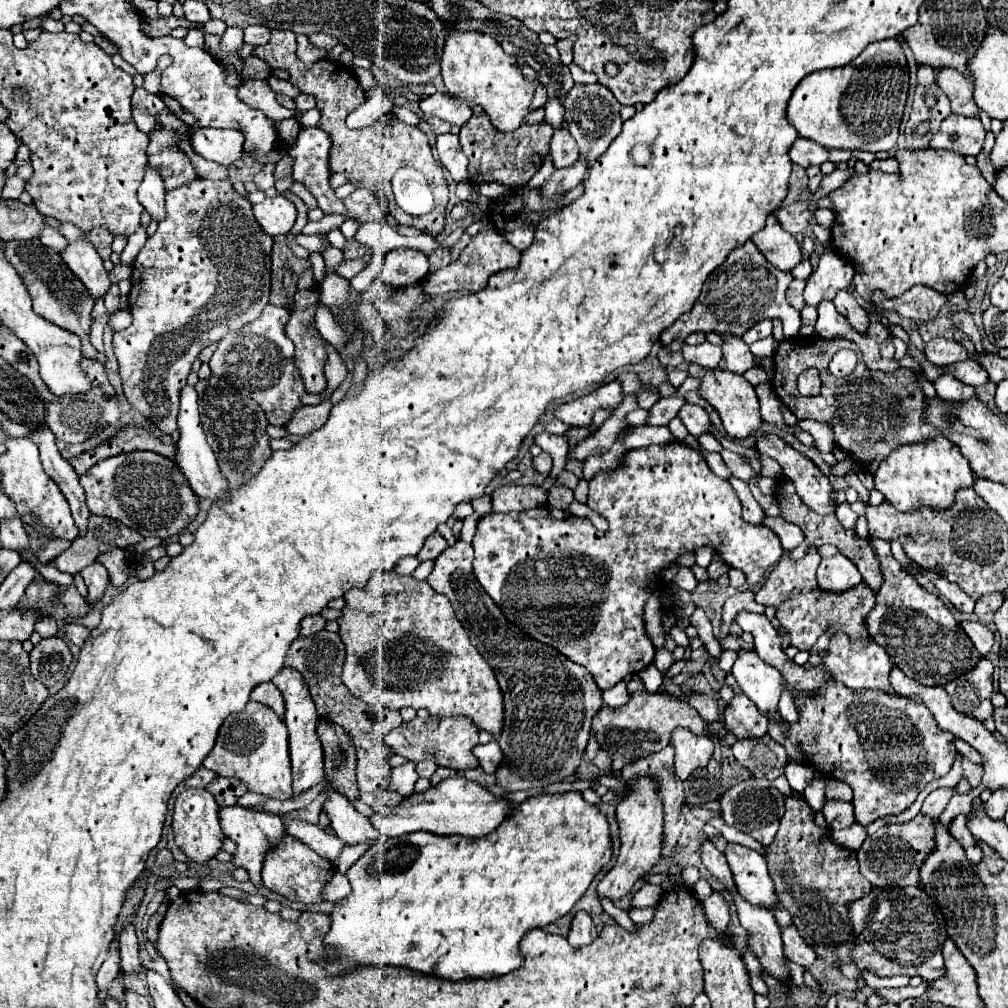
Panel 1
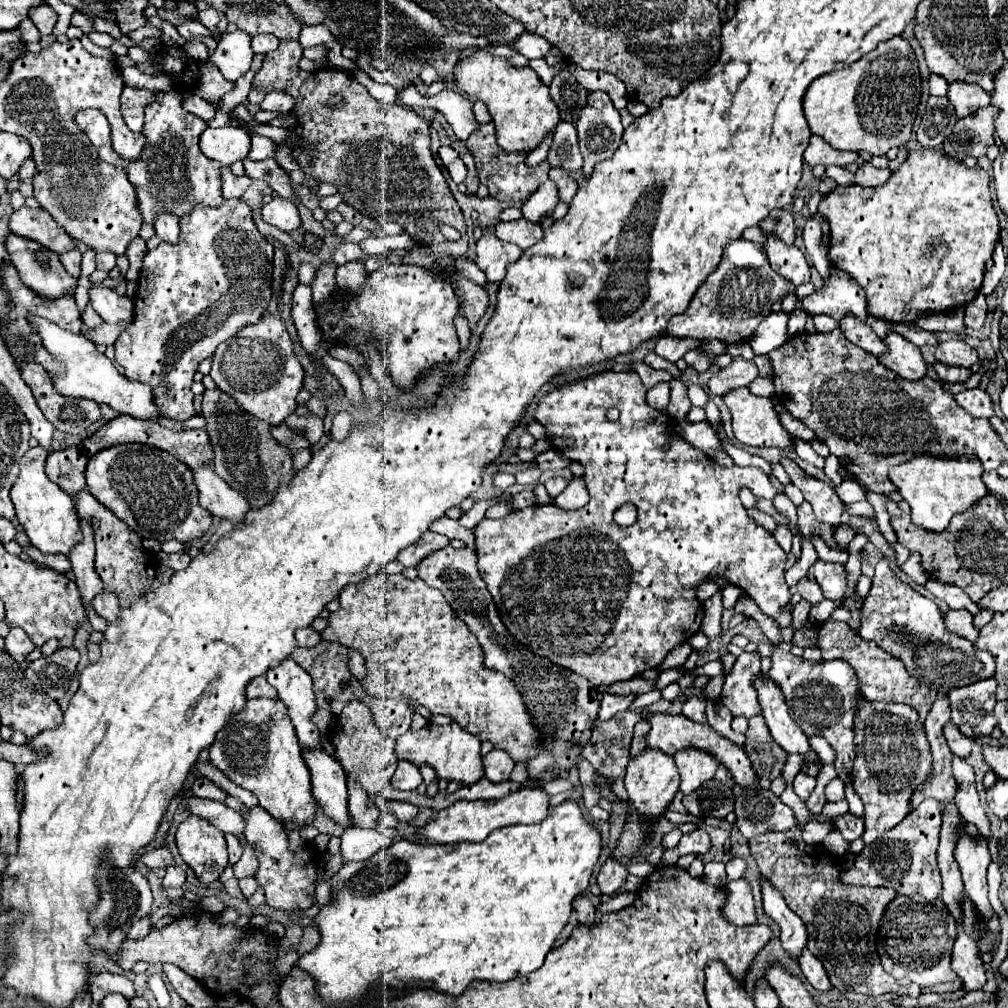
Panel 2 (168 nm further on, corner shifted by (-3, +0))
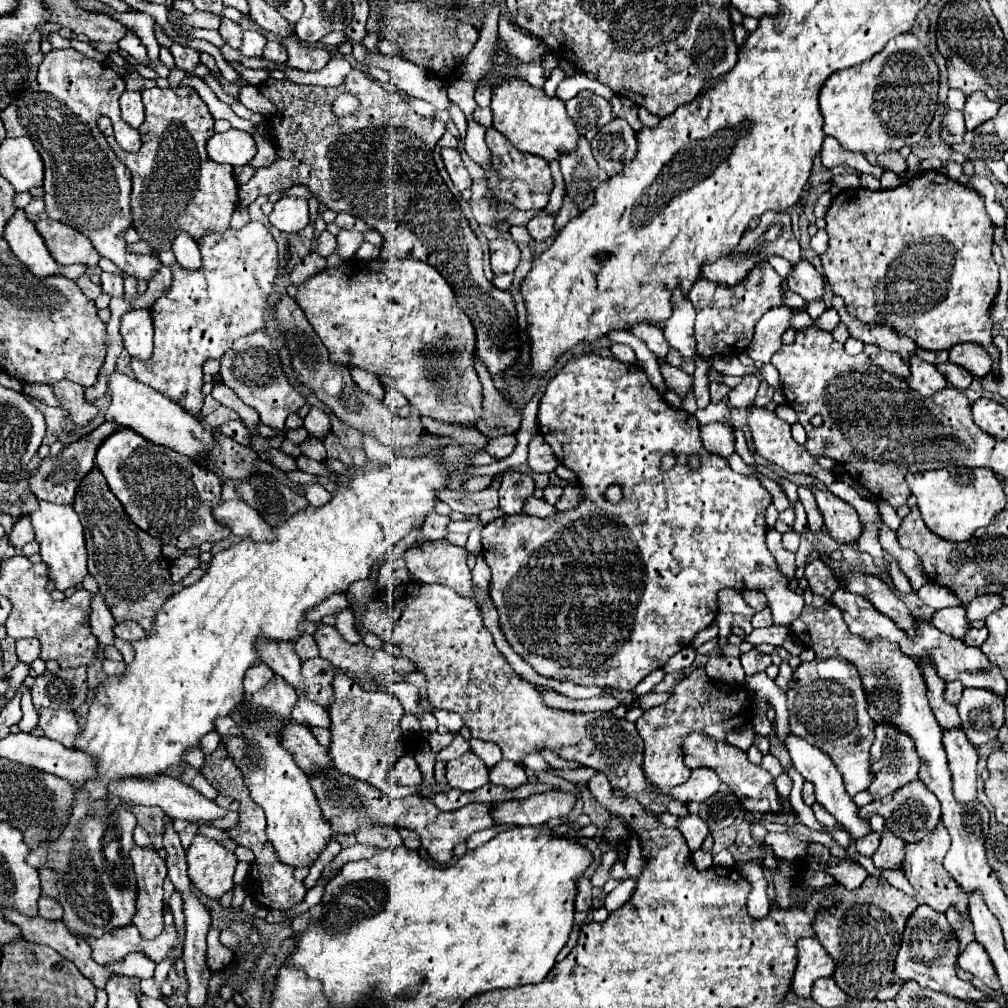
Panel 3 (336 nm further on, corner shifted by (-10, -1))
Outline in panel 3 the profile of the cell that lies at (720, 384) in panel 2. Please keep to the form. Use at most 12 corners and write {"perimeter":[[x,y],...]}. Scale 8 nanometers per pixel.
{"perimeter":[[746,374],[732,388],[728,404],[734,408],[752,406],[758,392],[758,376]]}

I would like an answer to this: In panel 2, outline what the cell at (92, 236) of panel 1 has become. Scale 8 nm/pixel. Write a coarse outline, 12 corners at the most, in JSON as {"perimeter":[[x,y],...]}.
{"perimeter":[[109,251],[97,253],[97,269],[111,271],[115,255]]}

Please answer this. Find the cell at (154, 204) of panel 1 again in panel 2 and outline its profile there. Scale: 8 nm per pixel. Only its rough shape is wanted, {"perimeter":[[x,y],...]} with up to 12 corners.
{"perimeter":[[159,213],[153,221],[161,241],[177,243],[179,217]]}

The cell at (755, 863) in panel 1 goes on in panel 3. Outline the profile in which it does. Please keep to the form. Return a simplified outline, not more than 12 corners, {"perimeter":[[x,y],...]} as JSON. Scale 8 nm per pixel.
{"perimeter":[[816,938],[798,942],[792,990],[810,998],[818,978],[830,978],[836,962]]}

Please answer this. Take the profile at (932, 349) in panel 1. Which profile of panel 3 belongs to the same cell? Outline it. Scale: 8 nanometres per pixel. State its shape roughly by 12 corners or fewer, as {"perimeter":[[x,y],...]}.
{"perimeter":[[956,344],[950,362],[974,378],[990,372],[992,360],[982,346]]}

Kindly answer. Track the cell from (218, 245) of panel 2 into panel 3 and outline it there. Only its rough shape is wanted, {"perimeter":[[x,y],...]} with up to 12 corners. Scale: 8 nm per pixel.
{"perimeter":[[260,222],[198,242],[154,302],[136,378],[202,408],[202,364],[264,326],[278,252]]}

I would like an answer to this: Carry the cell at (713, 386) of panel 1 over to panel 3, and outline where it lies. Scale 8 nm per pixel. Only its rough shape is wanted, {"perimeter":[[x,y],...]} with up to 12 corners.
{"perimeter":[[748,408],[756,452],[790,474],[830,486],[824,470],[792,440],[790,424],[766,408]]}

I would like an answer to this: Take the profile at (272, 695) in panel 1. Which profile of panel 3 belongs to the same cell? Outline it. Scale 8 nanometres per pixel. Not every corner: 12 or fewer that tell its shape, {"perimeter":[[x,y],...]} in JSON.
{"perimeter":[[256,662],[244,676],[244,692],[252,696],[266,686],[274,672]]}

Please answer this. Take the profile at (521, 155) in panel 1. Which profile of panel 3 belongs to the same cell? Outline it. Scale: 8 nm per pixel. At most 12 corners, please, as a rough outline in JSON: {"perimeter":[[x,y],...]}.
{"perimeter":[[494,128],[492,194],[544,210],[554,186],[544,158],[516,150]]}

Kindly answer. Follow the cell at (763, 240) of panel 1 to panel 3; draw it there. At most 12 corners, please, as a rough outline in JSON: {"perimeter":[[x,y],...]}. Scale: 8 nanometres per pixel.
{"perimeter":[[806,260],[794,264],[786,284],[806,304],[822,300],[824,278]]}

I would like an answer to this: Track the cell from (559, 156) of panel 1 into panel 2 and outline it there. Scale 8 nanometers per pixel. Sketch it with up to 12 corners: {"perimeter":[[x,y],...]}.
{"perimeter":[[551,169],[549,179],[557,183],[561,201],[567,203],[579,183],[563,169]]}

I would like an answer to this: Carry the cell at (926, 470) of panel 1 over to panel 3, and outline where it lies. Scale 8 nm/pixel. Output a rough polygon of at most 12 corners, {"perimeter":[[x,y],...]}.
{"perimeter":[[984,468],[906,476],[924,524],[964,542],[1006,506]]}

